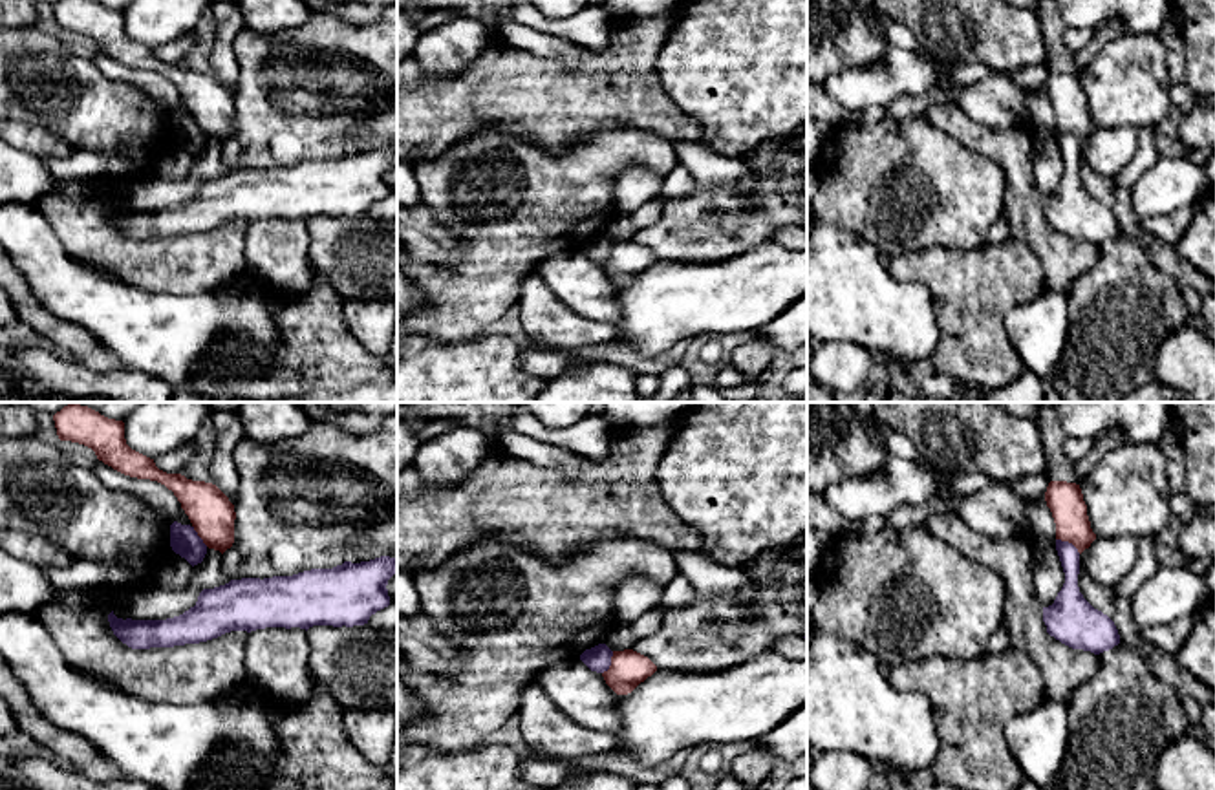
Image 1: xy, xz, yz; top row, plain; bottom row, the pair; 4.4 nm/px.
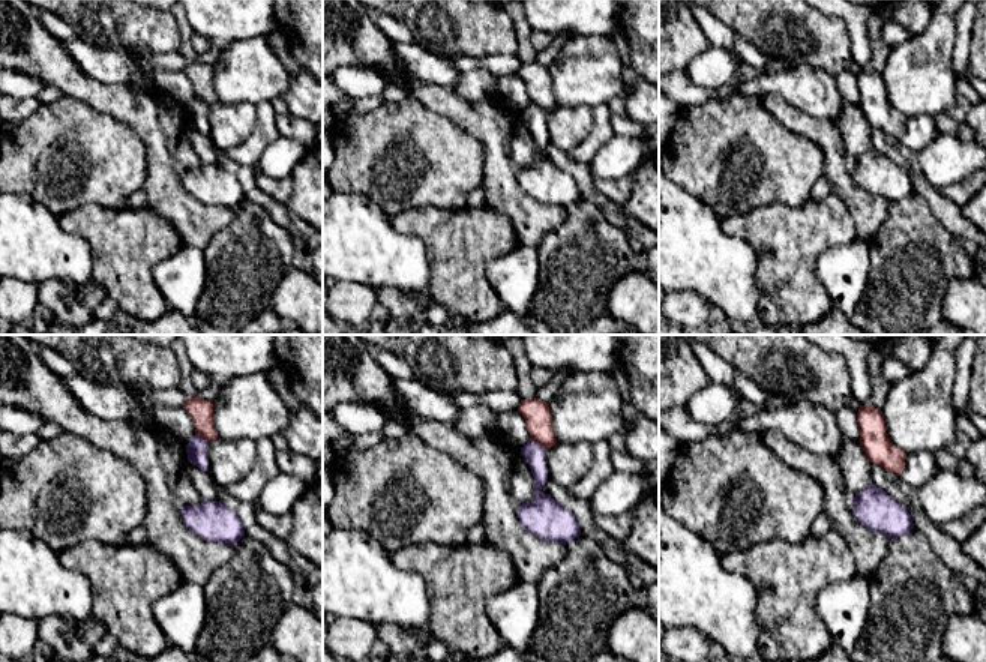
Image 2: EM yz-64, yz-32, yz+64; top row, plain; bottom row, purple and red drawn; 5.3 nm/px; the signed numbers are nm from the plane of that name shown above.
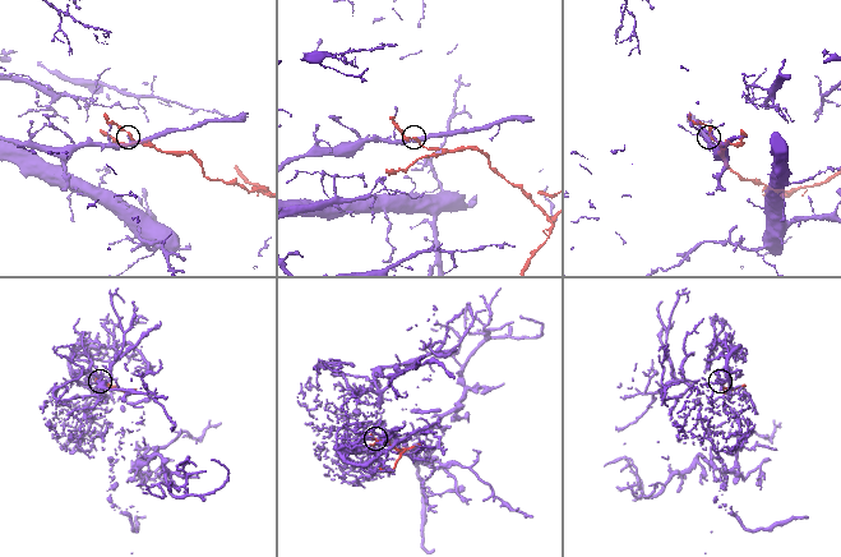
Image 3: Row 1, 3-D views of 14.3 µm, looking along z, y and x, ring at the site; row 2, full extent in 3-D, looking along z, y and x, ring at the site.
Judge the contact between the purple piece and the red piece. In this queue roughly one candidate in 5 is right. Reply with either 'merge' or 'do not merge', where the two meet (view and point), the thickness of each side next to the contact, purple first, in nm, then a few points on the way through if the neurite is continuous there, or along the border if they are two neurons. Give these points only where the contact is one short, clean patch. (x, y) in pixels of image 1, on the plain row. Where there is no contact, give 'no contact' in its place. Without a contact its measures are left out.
do not merge; contact yz (1067, 132); calibres 110 and 160 nm; border yz (1056, 128), (1067, 130), (1080, 143)

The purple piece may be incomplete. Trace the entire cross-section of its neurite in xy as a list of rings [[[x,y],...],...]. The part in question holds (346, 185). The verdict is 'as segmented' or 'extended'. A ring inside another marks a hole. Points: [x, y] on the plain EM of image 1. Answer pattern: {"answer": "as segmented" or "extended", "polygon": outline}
{"answer": "as segmented", "polygon": [[[397,150],[344,152],[293,166],[242,168],[203,179],[194,198],[167,210],[132,210],[108,205],[113,225],[132,240],[199,234],[231,221],[313,216],[353,218],[390,196],[388,170]]]}

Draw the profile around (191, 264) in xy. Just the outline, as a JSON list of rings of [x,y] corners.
[[[102,181],[99,192],[84,196],[79,207],[44,212],[57,240],[75,262],[106,269],[119,282],[137,289],[185,296],[216,291],[247,271],[247,221],[231,221],[199,234],[132,240],[110,218],[108,205],[113,192],[110,181]]]

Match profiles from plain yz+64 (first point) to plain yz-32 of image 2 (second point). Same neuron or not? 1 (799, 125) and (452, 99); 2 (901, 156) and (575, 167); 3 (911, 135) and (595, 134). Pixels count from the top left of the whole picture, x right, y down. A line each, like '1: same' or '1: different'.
1: same
2: same
3: different

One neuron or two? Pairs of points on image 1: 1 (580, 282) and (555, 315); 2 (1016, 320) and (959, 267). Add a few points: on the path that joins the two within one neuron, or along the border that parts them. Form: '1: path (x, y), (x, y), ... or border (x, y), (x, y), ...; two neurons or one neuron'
1: border (537, 271), (573, 309), (584, 317), (604, 320); two neurons
2: border (1043, 289), (1005, 315), (1005, 335), (1018, 355); two neurons

